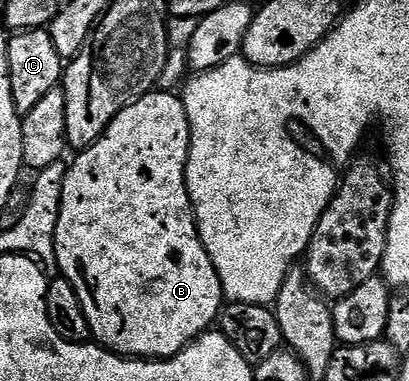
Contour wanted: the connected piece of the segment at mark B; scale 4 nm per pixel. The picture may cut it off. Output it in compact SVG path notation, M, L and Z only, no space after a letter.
M144 94L138 102L132 102L101 134L101 139L93 146L76 155L77 159L69 162L69 170L63 180L63 200L59 208L59 224L55 228L55 256L60 277L66 278L75 288L79 300L83 304L83 312L91 324L93 338L100 345L122 355L138 360L160 360L173 358L184 346L200 338L210 329L209 326L218 321L226 301L219 276L215 272L215 264L211 264L211 256L201 243L197 231L197 219L193 217L193 206L189 203L189 193L185 183L185 165L189 159L189 121L185 111L185 103L173 94Z

